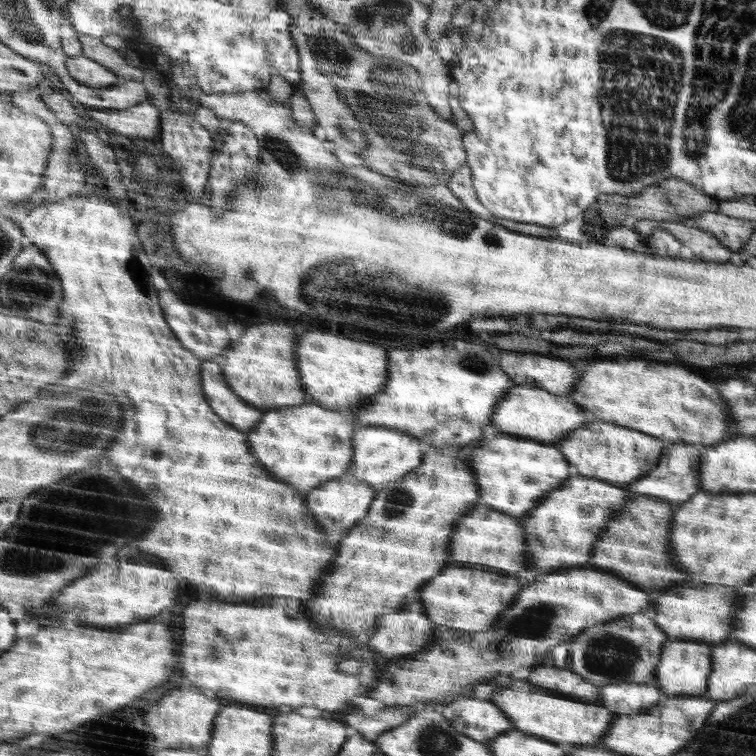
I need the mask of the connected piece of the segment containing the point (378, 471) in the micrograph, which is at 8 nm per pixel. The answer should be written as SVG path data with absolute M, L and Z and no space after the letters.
M387 426L357 428L354 434L354 460L346 473L353 474L379 491L383 485L400 481L423 462L426 445L403 430Z

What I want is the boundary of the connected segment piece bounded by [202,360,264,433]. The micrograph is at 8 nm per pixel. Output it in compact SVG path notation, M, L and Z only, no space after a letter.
M202 361L202 385L211 409L224 422L250 433L262 418L264 411L254 408L232 392L223 377L220 361Z

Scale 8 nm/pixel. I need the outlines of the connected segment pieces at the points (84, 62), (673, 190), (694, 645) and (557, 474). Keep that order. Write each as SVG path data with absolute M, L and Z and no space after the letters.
M84 54L69 56L66 66L68 66L68 72L72 78L80 80L82 84L94 89L112 87L119 81L118 74Z
M677 178L672 181L662 183L661 186L652 186L638 195L622 196L607 195L600 198L596 206L592 206L592 212L596 214L606 214L608 218L612 217L616 222L624 222L624 225L632 226L634 222L642 219L656 219L657 221L678 220L679 222L687 221L698 213L707 213L717 211L719 203L710 195L703 194L697 187L684 179Z
M674 640L665 644L662 657L659 660L659 669L656 670L656 685L662 696L685 697L705 696L708 678L712 674L711 644L694 640Z
M501 433L500 436L493 438L479 438L472 445L475 447L472 447L469 452L469 466L479 483L478 502L488 508L494 508L495 511L500 510L500 512L517 516L518 519L524 518L526 513L531 513L531 510L535 509L535 506L547 497L548 493L560 488L563 482L572 476L572 466L566 460L563 451L556 449L554 444L539 443L518 436L512 438L511 435Z

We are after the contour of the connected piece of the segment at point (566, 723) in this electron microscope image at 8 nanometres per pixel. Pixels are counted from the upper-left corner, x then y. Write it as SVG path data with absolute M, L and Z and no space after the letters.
M522 677L512 680L509 687L502 687L491 694L490 700L508 717L517 731L547 739L565 747L601 746L599 742L607 733L616 713L595 702L568 698L550 689L532 685Z

